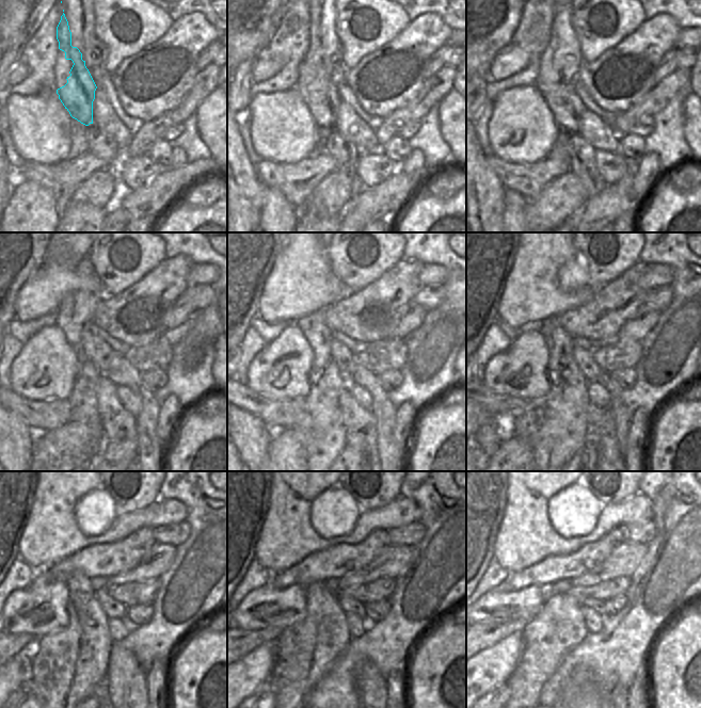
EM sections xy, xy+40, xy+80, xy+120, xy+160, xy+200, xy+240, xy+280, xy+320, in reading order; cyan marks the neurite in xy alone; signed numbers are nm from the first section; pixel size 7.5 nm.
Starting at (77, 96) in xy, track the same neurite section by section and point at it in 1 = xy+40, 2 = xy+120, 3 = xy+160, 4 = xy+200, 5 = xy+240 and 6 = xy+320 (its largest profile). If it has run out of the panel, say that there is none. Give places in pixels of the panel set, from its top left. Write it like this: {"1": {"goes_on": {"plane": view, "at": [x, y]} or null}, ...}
{"1": {"goes_on": {"plane": "xy+40", "at": [319, 93]}}, "2": {"goes_on": {"plane": "xy+120", "at": [92, 348]}}, "3": {"goes_on": {"plane": "xy+160", "at": [343, 356]}}, "4": {"goes_on": {"plane": "xy+200", "at": [588, 367]}}, "5": {"goes_on": {"plane": "xy+240", "at": [113, 609]}}, "6": {"goes_on": {"plane": "xy+320", "at": [598, 606]}}}

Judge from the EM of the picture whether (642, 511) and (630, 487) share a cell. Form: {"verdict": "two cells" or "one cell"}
{"verdict": "two cells"}

